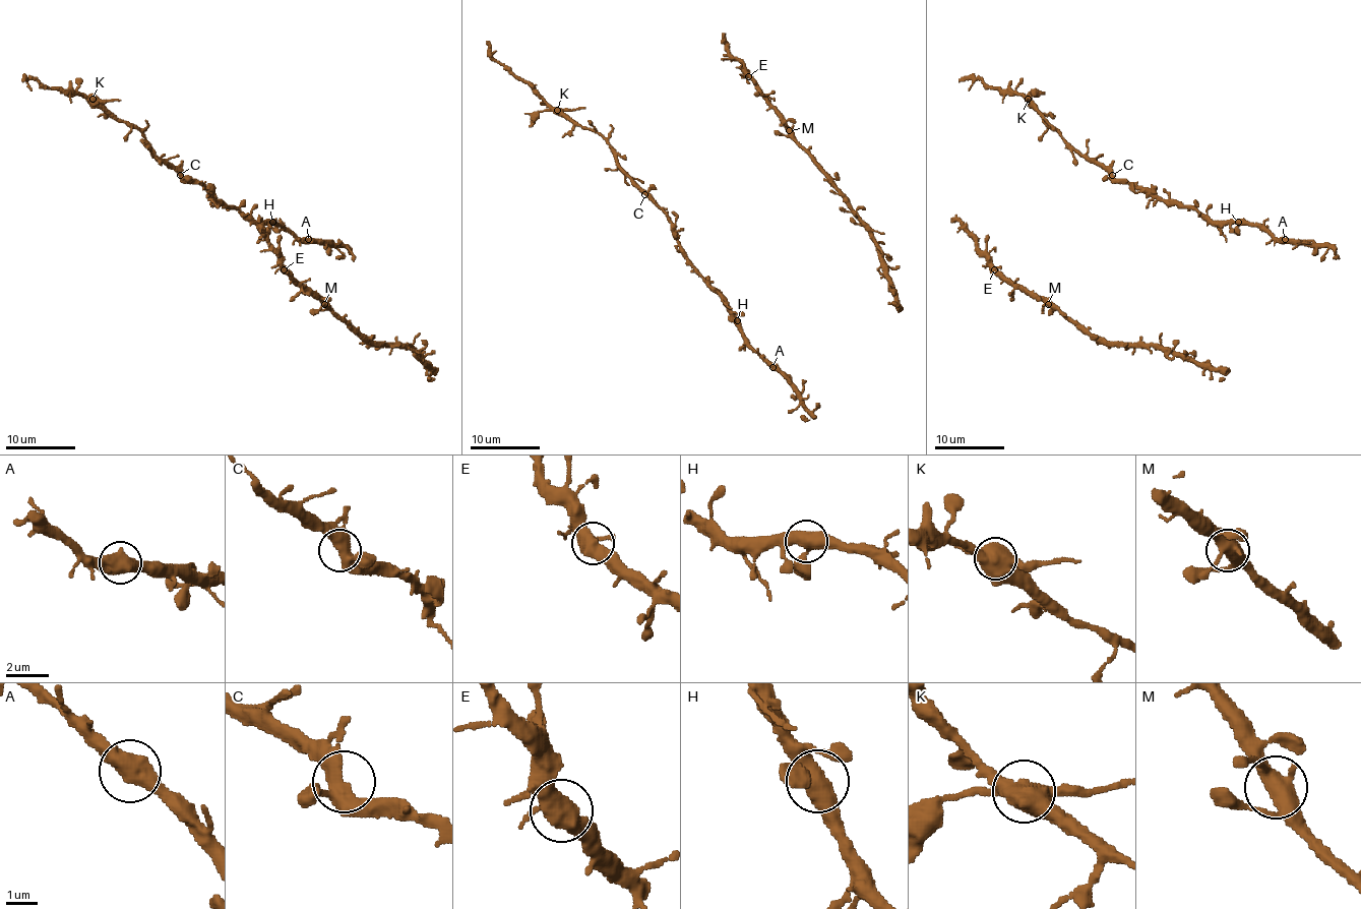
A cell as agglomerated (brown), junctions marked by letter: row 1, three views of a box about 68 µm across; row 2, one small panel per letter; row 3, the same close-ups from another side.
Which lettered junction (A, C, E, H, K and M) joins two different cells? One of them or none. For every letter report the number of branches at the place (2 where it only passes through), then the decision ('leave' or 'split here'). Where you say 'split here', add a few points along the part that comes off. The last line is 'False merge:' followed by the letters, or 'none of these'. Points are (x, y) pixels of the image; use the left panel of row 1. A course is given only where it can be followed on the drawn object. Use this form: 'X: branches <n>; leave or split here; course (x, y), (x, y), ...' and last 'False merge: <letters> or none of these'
A: branches 2; leave
C: branches 3; leave
E: branches 3; leave
H: branches 3; leave
K: branches 3; split here; course (93, 99), (65, 92)
M: branches 3; leave
False merge: K

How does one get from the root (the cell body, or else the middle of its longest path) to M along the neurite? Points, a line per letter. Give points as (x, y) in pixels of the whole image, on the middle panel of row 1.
M: (742, 78), (745, 71), (789, 130)

